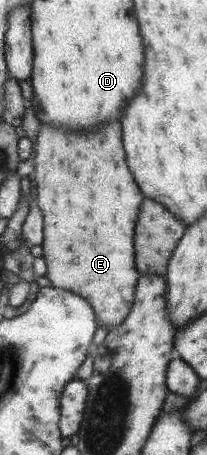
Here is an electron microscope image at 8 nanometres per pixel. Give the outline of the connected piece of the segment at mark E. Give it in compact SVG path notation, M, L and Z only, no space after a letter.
M118 120L104 124L104 128L94 128L88 132L70 132L60 126L43 125L36 144L36 180L40 186L40 206L46 216L46 260L50 266L50 280L54 286L68 288L86 296L88 304L96 308L95 316L100 327L118 328L122 320L131 315L135 302L134 288L141 278L134 268L134 222L138 216L138 206L142 202L142 192L136 186L122 148L122 128Z

